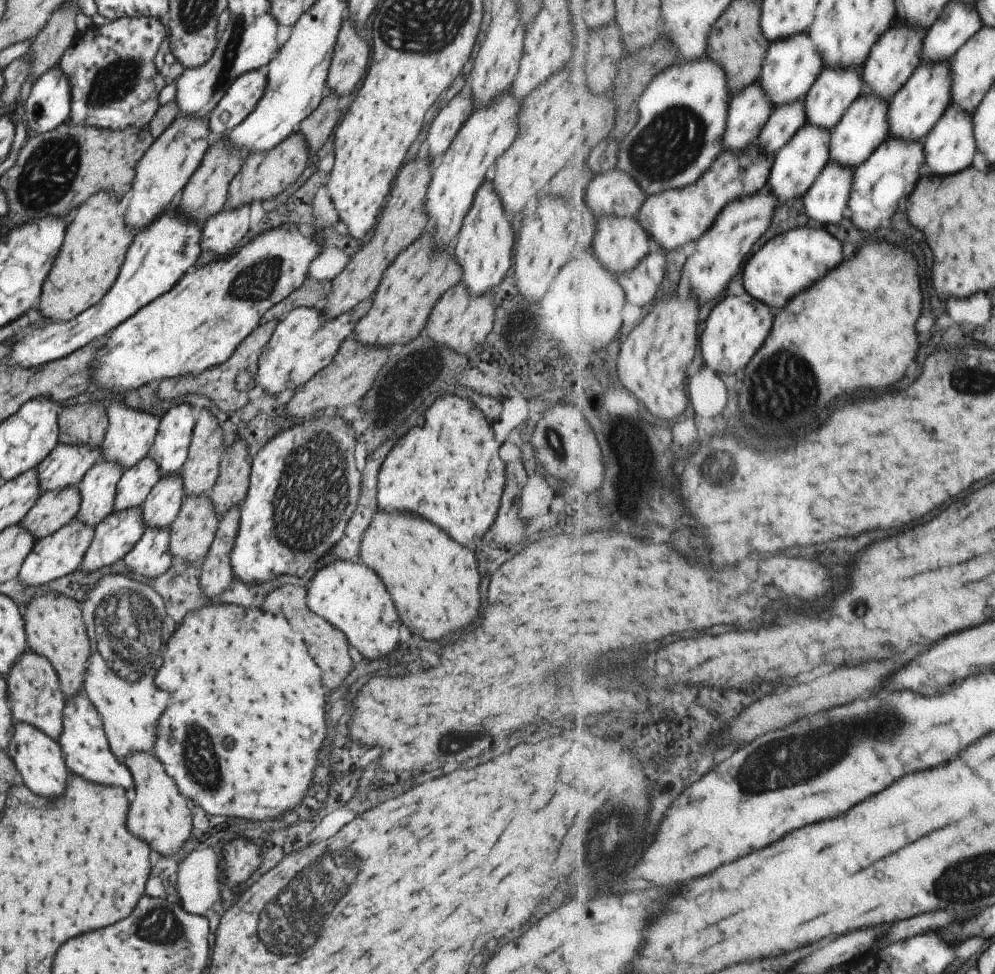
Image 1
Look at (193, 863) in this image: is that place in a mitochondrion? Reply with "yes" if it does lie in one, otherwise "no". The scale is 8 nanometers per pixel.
no

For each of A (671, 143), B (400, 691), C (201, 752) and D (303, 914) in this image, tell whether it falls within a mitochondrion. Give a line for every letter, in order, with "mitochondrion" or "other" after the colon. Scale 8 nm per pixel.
A: mitochondrion
B: other
C: mitochondrion
D: mitochondrion

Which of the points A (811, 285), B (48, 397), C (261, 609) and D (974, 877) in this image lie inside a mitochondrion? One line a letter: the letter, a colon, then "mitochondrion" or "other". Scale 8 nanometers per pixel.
A: other
B: other
C: other
D: mitochondrion

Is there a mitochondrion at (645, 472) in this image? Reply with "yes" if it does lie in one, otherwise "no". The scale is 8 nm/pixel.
no

